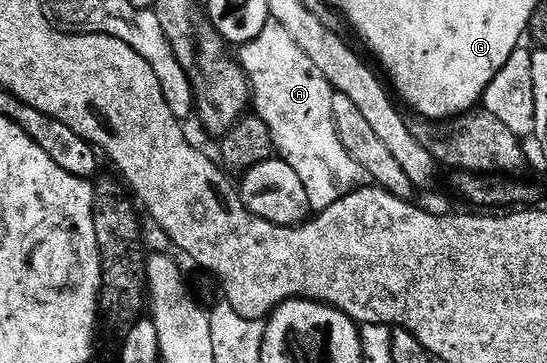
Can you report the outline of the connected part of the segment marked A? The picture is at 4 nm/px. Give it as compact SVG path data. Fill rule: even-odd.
M283 35L272 37L275 46L289 46L289 60L273 60L273 68L265 64L265 72L257 72L257 68L247 68L247 75L251 85L251 100L259 113L261 120L267 122L267 126L273 131L273 146L279 153L280 159L286 160L294 168L295 174L303 176L304 182L309 186L309 204L315 210L330 208L335 203L333 196L337 192L347 195L345 188L354 191L349 187L351 184L357 188L353 180L361 180L361 173L365 168L352 157L341 141L340 132L336 126L336 119L332 114L332 98L335 93L334 88L330 86L329 80L315 66L315 62L310 58L308 51L301 48L300 43L292 35Z

